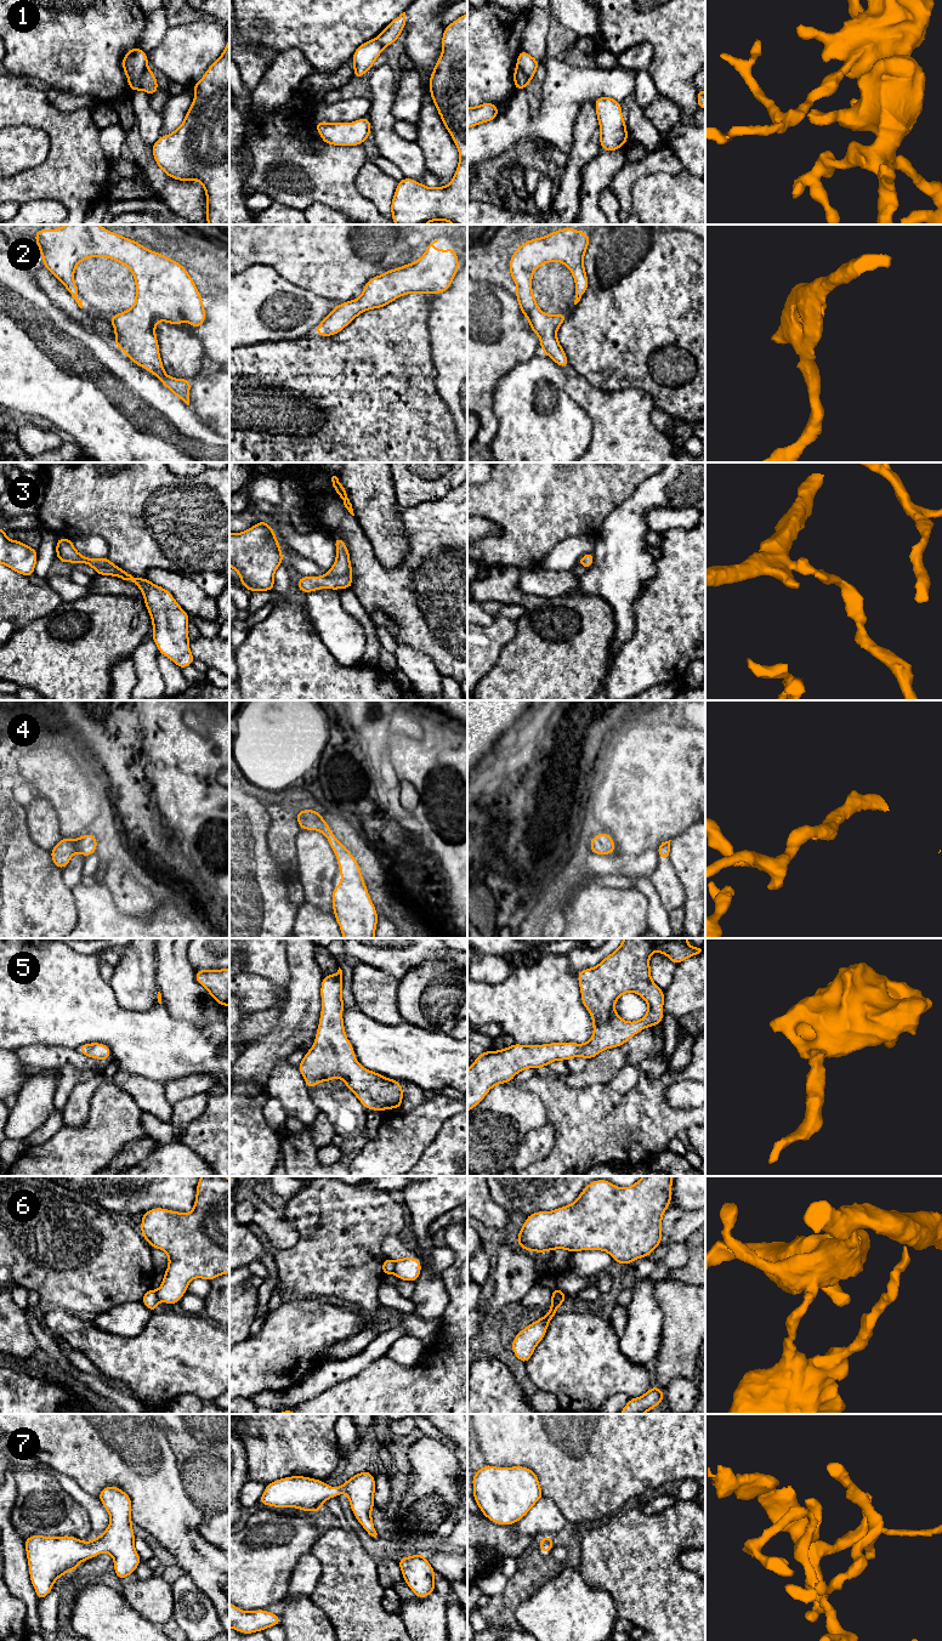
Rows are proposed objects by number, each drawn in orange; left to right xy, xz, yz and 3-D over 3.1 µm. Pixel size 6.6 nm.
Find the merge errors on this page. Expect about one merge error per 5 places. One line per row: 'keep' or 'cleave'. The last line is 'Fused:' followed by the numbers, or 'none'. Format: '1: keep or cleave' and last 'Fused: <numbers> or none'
1: cleave
2: keep
3: keep
4: keep
5: keep
6: cleave
7: keep
Fused: 1, 6

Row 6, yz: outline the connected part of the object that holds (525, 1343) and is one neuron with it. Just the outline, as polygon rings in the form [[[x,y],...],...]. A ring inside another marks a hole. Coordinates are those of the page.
[[[556,1294],[550,1304],[550,1311],[522,1329],[512,1340],[512,1352],[523,1364],[529,1361],[537,1345],[544,1339],[550,1321],[558,1313],[556,1308],[564,1301],[564,1298]]]

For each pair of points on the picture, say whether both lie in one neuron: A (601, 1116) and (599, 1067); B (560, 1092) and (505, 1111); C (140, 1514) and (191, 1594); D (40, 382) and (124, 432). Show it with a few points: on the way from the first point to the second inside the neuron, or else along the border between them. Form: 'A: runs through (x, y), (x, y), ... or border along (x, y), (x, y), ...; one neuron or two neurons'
A: border along (608, 1083), (572, 1088); two neurons
B: border along (523, 1085), (543, 1103), (548, 1123); two neurons
C: border along (185, 1572), (204, 1594); two neurons
D: runs through (61, 382), (74, 382), (103, 412); one neuron

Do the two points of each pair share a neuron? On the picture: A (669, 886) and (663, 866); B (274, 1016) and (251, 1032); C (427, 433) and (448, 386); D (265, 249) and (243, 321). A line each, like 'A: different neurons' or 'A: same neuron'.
A: same neuron
B: same neuron
C: different neurons
D: different neurons

